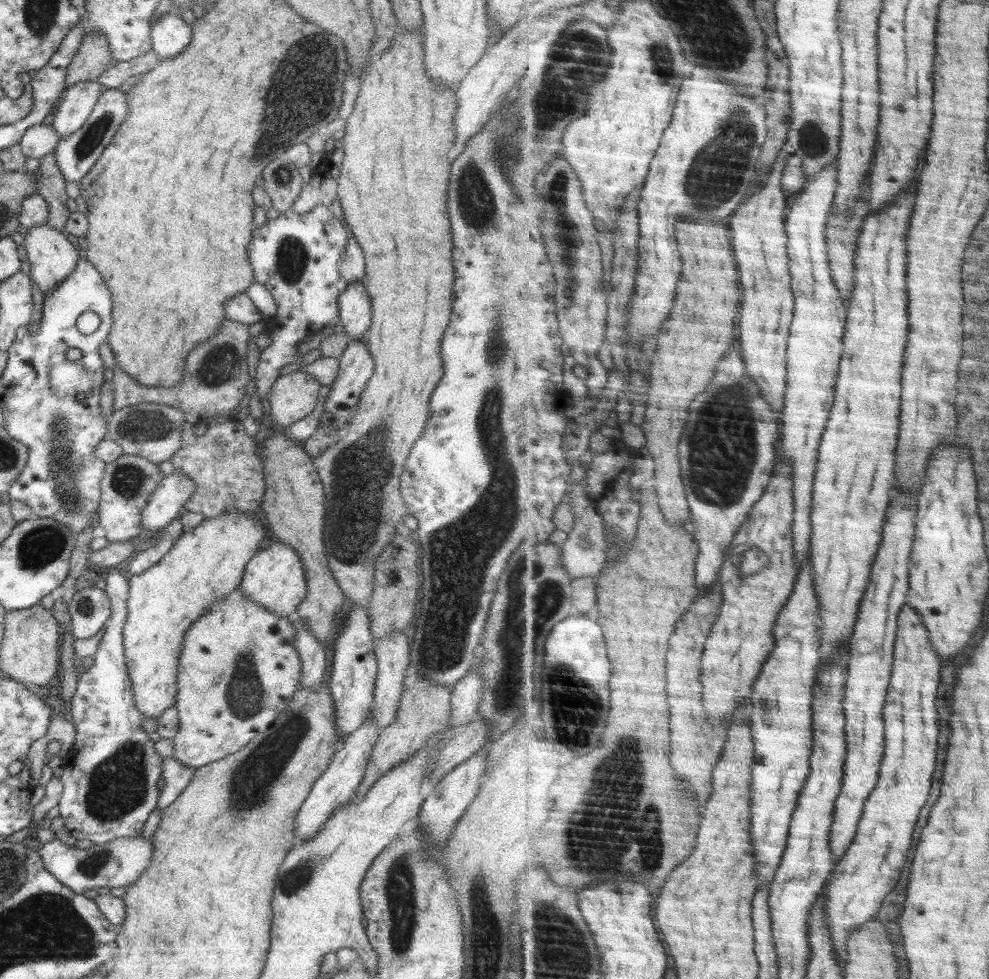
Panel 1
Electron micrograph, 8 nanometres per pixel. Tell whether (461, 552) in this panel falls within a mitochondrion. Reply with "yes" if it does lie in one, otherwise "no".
yes

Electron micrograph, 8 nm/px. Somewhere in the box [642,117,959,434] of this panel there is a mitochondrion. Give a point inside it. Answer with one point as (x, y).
(813, 142)

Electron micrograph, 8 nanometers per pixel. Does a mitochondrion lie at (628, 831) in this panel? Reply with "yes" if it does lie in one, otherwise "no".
yes

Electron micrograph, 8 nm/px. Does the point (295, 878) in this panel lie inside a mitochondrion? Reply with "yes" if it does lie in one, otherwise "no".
yes

